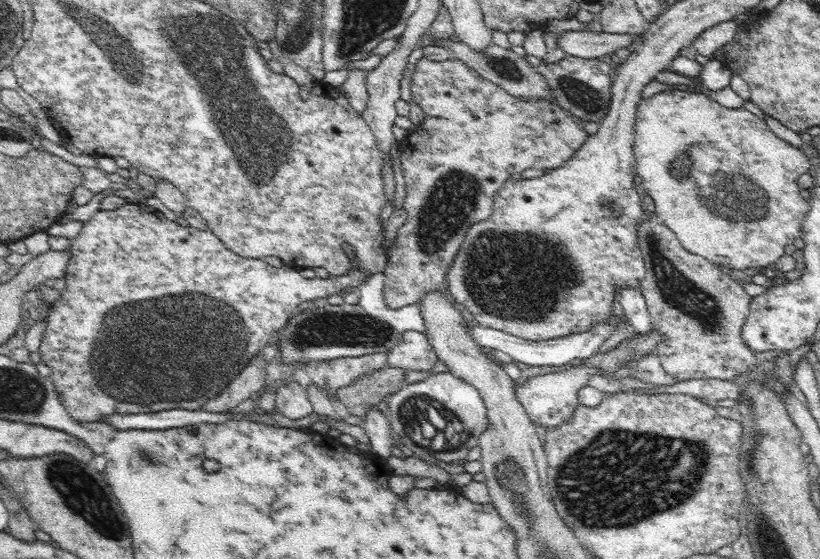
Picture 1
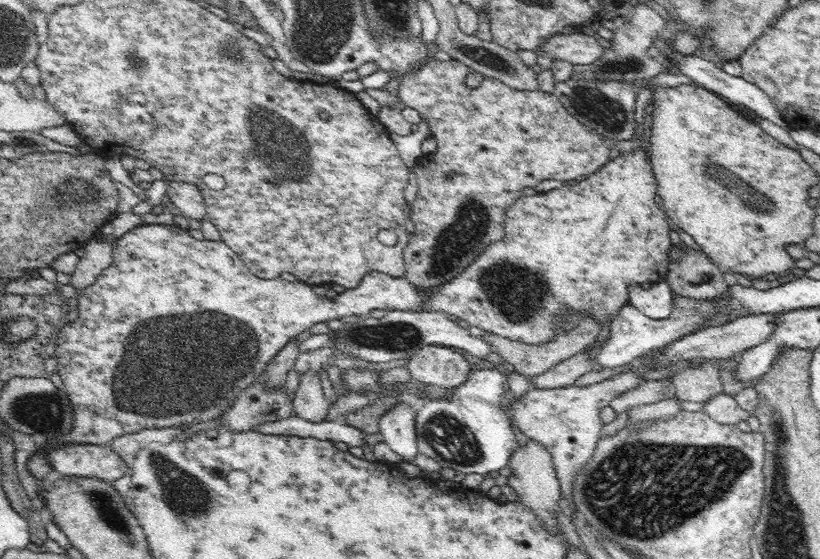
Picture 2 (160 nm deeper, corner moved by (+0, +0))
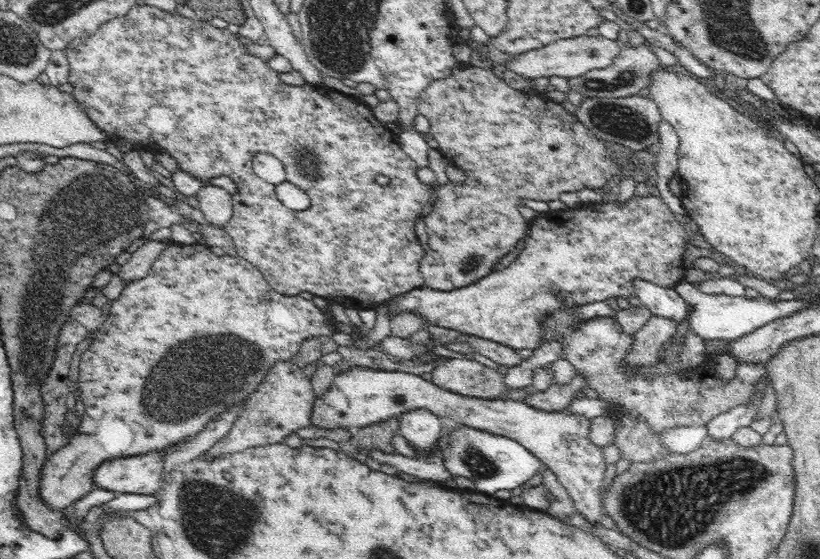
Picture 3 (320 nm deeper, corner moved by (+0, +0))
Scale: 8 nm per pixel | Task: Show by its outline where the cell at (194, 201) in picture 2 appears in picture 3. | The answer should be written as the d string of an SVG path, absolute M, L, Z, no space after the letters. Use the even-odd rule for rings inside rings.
M208 186L200 191L191 201L195 207L204 212L206 218L217 227L228 224L233 212L233 200L228 191L218 186Z

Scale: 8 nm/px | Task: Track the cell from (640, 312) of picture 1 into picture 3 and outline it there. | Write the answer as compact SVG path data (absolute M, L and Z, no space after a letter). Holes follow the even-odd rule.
M637 279L633 288L634 297L639 304L648 308L652 315L678 321L678 323L688 318L688 305L674 288L642 279Z

